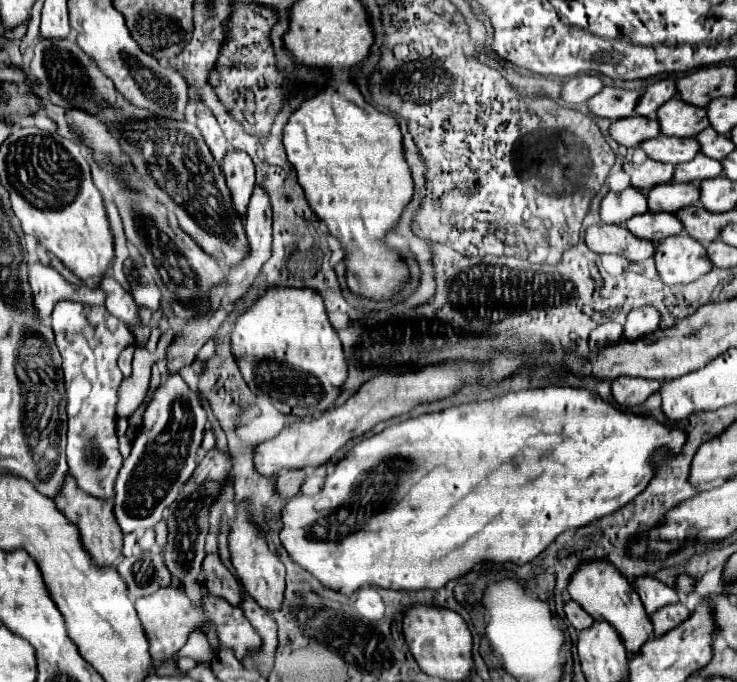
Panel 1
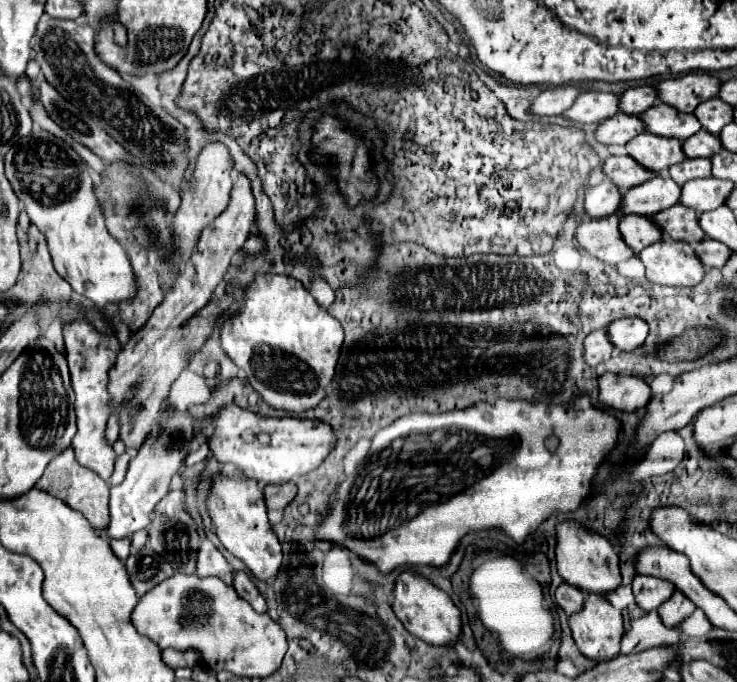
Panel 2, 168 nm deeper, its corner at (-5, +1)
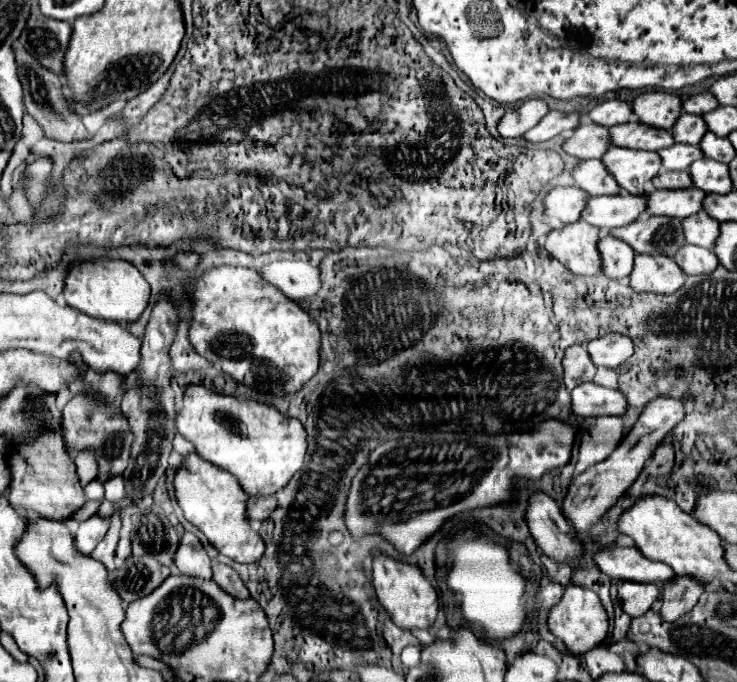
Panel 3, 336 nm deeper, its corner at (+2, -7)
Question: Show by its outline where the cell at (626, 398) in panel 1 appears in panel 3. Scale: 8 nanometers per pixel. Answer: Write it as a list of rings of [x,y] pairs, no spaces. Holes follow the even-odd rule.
[[[594,382],[576,386],[570,396],[576,416],[622,416],[626,412],[626,398],[622,392],[602,388]]]

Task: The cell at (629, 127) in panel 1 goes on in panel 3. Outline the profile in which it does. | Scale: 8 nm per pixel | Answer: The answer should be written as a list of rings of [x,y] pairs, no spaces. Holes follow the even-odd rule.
[[[582,120],[570,138],[564,140],[562,150],[580,160],[600,158],[610,148],[608,130],[600,128],[600,124],[592,124],[590,120]]]

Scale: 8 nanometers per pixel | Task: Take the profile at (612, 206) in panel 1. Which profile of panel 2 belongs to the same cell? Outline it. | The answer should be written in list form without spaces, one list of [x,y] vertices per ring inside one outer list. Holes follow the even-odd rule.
[[[605,178],[595,188],[587,188],[585,192],[585,212],[591,218],[603,218],[603,216],[617,214],[621,208],[621,202],[623,202],[623,196],[609,178]]]

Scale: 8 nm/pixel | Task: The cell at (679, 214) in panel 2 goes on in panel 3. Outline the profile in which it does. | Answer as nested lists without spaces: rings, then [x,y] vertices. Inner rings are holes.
[[[668,216],[640,218],[624,228],[614,228],[608,234],[624,240],[636,254],[664,254],[672,258],[684,244],[680,220]]]

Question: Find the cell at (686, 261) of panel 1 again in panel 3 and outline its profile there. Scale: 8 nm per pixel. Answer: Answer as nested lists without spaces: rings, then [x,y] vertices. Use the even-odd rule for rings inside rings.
[[[636,256],[630,286],[636,292],[674,294],[686,280],[680,266],[668,256]]]

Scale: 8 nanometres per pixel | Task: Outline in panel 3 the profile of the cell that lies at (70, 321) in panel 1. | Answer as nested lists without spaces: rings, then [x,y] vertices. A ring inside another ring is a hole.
[[[92,480],[86,488],[84,488],[84,494],[86,494],[86,500],[104,500],[104,486],[102,484],[96,484],[96,480]]]

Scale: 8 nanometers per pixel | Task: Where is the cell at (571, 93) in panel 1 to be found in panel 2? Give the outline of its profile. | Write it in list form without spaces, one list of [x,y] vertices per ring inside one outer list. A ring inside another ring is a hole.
[[[567,84],[567,86],[551,86],[547,88],[539,98],[535,98],[531,112],[537,116],[553,116],[553,114],[563,114],[567,108],[573,106],[577,96],[583,90]]]

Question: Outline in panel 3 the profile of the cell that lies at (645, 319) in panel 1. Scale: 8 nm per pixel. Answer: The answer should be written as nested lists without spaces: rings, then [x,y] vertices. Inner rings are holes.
[[[612,334],[612,336],[602,336],[602,338],[596,338],[596,340],[590,340],[586,348],[588,348],[590,360],[598,368],[600,366],[618,368],[634,352],[632,340],[624,334]]]

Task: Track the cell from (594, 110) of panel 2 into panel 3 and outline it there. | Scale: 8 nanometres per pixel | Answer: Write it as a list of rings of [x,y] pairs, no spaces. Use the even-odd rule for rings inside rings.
[[[548,112],[534,128],[530,128],[528,132],[524,132],[524,140],[526,142],[544,142],[544,140],[550,140],[558,134],[564,134],[564,132],[572,132],[572,128],[576,126],[578,122],[578,112],[572,112],[572,114],[564,114],[564,112]]]

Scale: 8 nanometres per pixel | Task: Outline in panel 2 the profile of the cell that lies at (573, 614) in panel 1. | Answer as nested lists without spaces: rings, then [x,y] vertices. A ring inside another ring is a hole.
[[[561,584],[555,592],[555,598],[557,598],[557,604],[571,616],[571,614],[577,614],[579,610],[583,610],[583,602],[585,602],[585,594],[579,592],[579,588],[571,588],[569,584]]]

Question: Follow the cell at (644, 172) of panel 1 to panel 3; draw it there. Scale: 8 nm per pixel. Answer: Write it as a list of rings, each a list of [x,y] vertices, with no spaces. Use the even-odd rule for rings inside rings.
[[[582,160],[570,170],[570,174],[576,186],[590,196],[612,196],[620,192],[620,186],[612,176],[608,176],[608,172],[604,172],[600,160]]]

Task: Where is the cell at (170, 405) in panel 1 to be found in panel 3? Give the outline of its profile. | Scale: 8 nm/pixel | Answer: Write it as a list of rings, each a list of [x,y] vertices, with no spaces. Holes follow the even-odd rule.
[[[92,516],[90,520],[80,524],[78,532],[74,534],[74,544],[82,554],[92,554],[92,550],[106,536],[106,532],[108,532],[108,524],[102,518]]]

